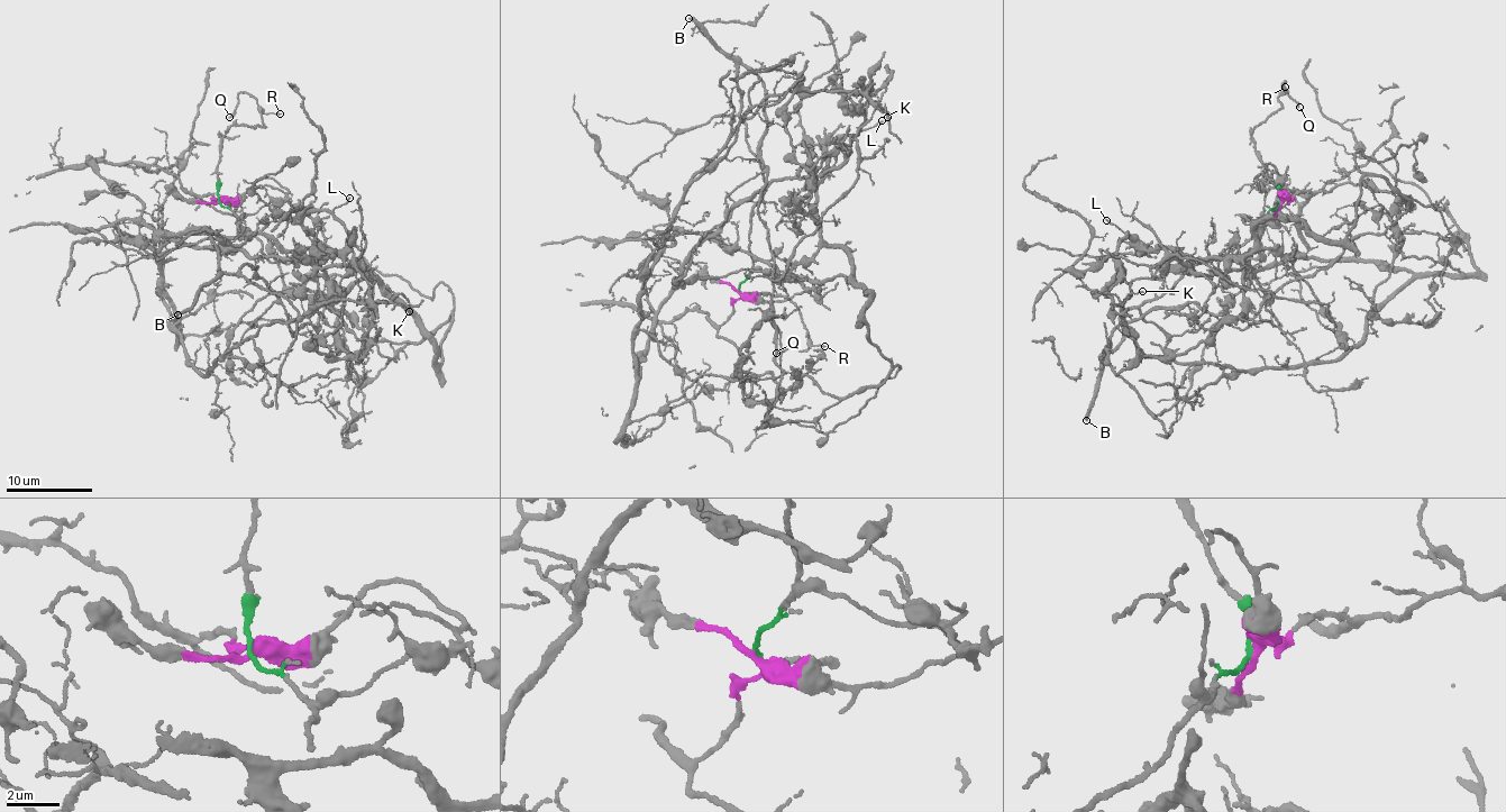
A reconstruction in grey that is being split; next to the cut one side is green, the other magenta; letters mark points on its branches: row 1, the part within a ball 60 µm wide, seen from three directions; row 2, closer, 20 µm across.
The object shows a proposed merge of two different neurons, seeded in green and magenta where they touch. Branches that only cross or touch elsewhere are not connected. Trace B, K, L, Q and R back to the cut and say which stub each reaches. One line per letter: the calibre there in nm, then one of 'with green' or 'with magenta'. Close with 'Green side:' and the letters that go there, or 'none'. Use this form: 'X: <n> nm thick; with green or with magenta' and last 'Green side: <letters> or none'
B: 280 nm thick; with green
K: 140 nm thick; with magenta
L: 140 nm thick; with magenta
Q: 180 nm thick; with green
R: 110 nm thick; with green
Green side: B, Q, R

